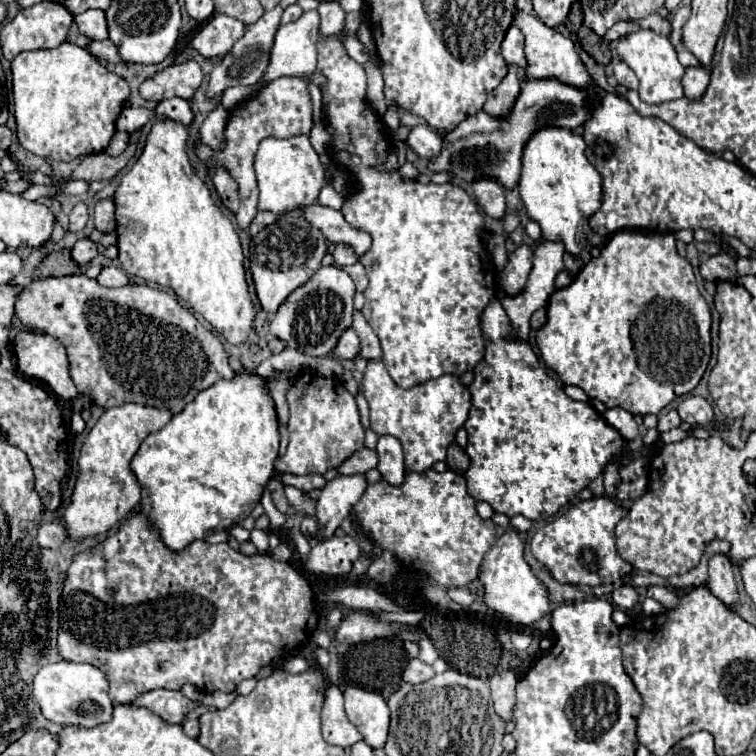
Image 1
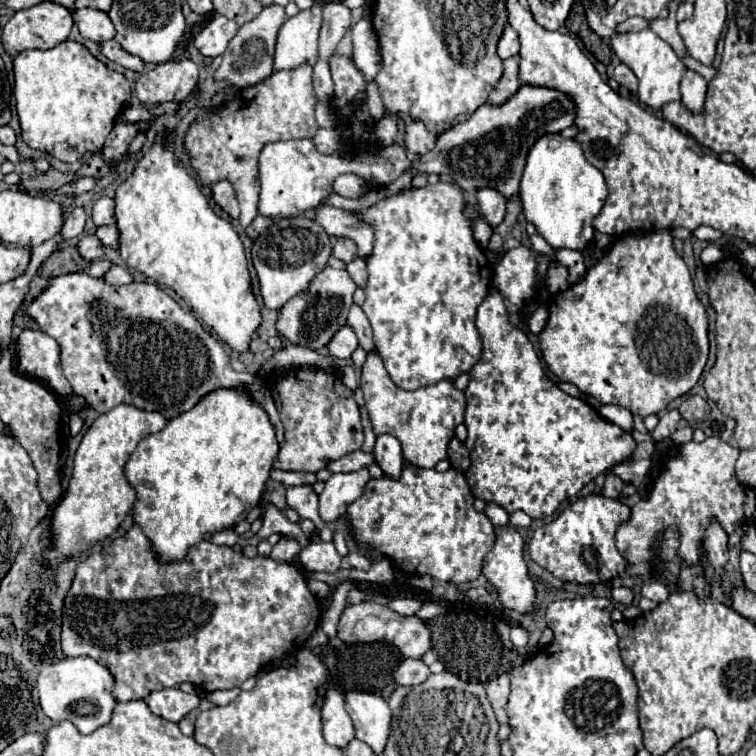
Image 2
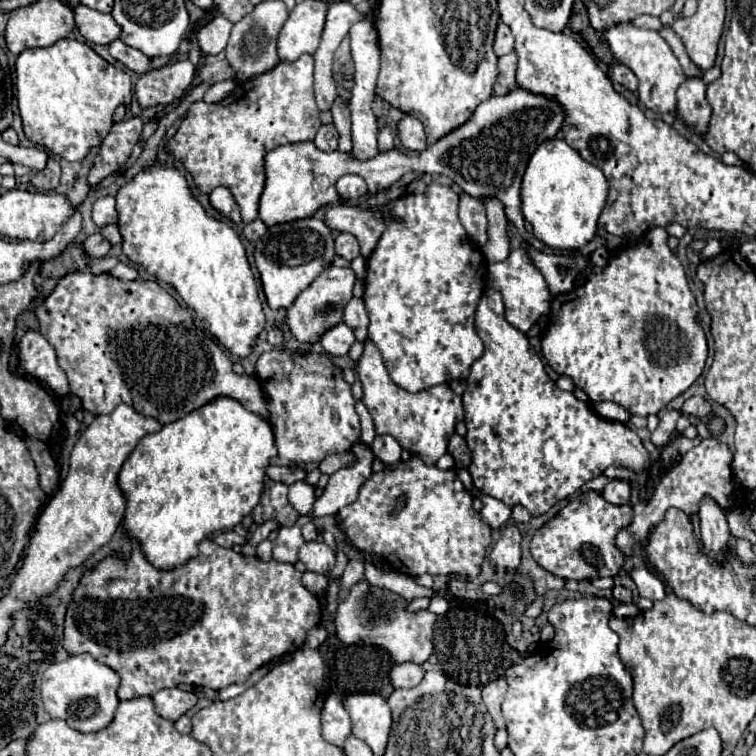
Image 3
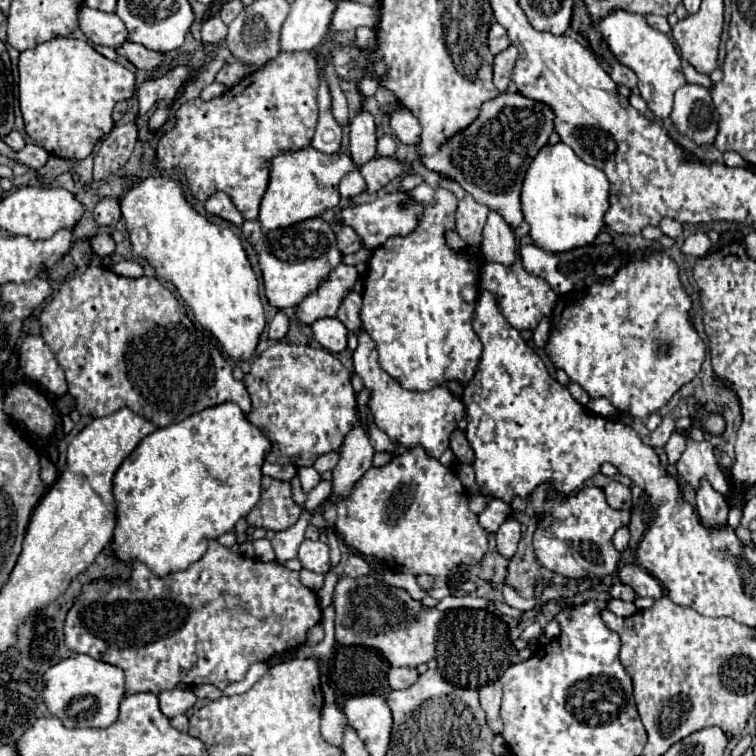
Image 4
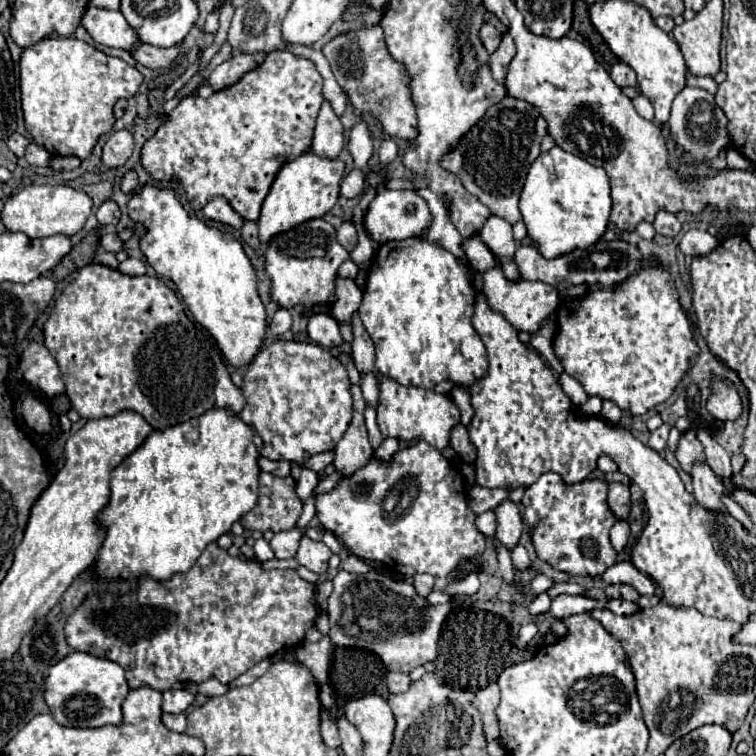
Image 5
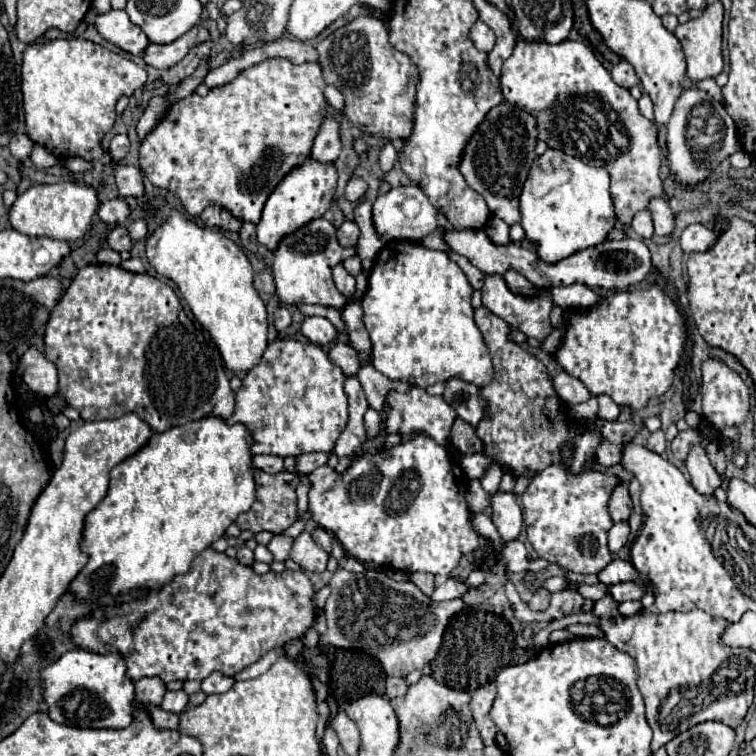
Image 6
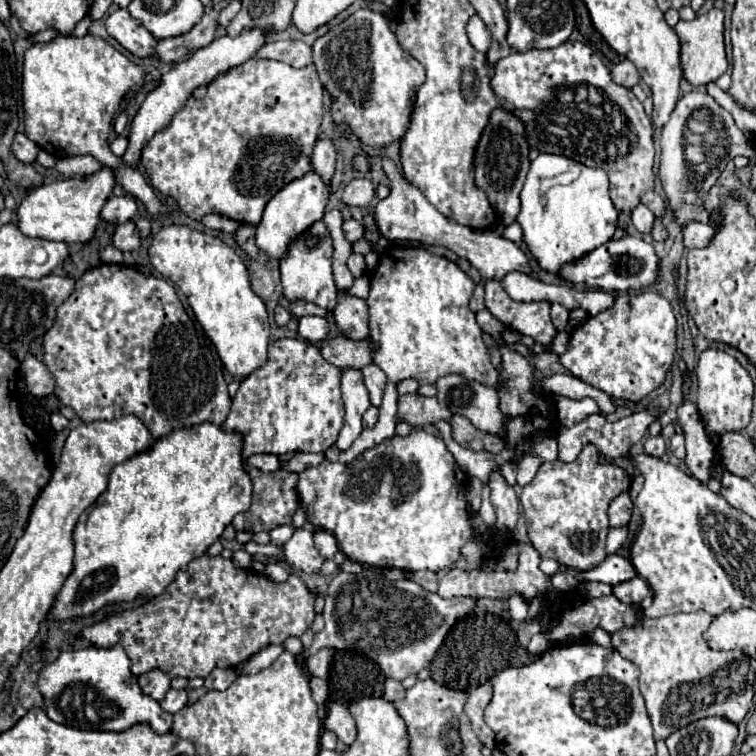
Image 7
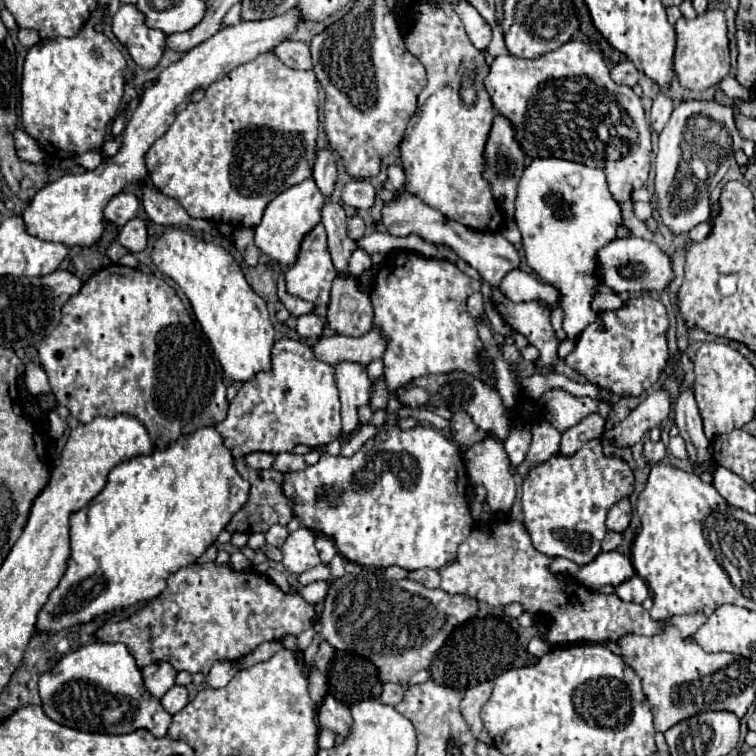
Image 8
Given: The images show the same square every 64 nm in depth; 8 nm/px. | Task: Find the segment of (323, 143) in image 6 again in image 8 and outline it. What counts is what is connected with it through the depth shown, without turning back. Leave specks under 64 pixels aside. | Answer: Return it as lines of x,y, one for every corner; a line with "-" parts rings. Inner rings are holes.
320,150
314,164
314,182
325,197
329,197
336,184
336,162
332,150

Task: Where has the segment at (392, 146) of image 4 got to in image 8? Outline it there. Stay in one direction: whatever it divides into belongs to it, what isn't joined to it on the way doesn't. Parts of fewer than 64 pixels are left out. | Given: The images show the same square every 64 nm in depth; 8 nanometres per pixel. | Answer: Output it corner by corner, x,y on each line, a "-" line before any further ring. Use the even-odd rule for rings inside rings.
388,166
388,180
402,190
402,198
400,200
392,200
390,204
384,206
382,210
382,218
384,218
384,226
388,228
388,232
392,236
408,236
408,234
418,234
422,236
426,242
434,242
434,244
446,244
450,246
462,260
466,260
472,268
476,268
480,272
480,276
492,286
496,288
500,284
500,280
504,278
504,274
508,274
510,270
518,268
520,264
520,256
516,252
516,248
500,234
500,232
478,232
478,230
470,230
454,220
444,218
440,212
432,210
430,206
426,206
420,198
404,192
404,170
400,166

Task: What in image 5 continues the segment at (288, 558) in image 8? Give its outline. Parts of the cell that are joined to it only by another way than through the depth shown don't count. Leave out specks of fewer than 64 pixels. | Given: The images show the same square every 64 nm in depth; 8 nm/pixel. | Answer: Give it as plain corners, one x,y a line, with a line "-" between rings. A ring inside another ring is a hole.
304,534
294,558
298,564
306,566
308,570
312,570
316,574
324,574
328,570
328,558
330,556
332,556
332,552
324,542
314,542

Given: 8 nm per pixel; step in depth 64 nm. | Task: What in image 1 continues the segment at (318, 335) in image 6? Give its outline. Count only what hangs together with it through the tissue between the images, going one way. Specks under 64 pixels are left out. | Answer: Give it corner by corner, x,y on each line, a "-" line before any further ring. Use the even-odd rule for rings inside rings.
352,328
344,330
344,334
338,338
332,354
340,360
352,360
356,354
360,352
360,344
358,344
358,336

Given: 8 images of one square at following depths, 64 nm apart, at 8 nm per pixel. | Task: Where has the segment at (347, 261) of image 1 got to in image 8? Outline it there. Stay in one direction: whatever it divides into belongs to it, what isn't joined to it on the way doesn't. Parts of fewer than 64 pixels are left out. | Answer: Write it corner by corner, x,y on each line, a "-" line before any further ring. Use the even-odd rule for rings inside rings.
352,216
350,220
348,220
348,236
352,238
352,240
360,240
362,236
364,236
364,220
360,218
360,216

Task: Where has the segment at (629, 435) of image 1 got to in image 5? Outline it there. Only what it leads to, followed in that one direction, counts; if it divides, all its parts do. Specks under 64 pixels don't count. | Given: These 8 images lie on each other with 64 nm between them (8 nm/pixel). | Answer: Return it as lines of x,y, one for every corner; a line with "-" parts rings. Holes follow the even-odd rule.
592,396
592,398
588,398
586,404
578,406
578,410
580,410
582,414
586,414
586,416
598,416
600,410
602,410
602,398

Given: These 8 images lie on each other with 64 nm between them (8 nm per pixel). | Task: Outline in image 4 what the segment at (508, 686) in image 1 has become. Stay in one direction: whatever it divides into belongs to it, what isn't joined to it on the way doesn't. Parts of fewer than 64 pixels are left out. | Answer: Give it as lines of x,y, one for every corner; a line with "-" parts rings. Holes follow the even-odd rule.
486,684
486,688
480,688
480,706
486,712
486,724
490,726
492,734
502,732
502,720
500,720
500,702
502,702
502,684

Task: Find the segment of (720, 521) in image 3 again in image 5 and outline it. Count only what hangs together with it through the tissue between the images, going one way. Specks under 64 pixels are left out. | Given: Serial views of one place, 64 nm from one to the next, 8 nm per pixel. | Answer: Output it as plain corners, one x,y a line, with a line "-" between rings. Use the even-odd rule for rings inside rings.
694,462
692,466
692,486
694,496
704,508
714,508
718,512
724,510
720,496
724,492
722,480
714,474
714,470
706,462

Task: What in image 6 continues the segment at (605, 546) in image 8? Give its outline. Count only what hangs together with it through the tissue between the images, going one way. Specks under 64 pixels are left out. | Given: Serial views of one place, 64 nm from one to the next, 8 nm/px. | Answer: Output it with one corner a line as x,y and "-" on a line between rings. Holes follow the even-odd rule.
618,522
618,524
614,524
612,528
610,528
610,532
608,532
608,550
612,552
612,554
616,554
622,546
624,546
624,542
628,540
628,526
624,524
624,522

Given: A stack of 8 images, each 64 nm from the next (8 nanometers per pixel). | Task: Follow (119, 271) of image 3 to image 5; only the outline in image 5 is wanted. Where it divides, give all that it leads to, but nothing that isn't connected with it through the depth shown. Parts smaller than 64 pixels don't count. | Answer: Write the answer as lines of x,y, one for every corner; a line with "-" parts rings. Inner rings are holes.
126,258
124,262
120,262
118,270
128,274
128,276
142,276
142,274
146,274
146,266
138,258

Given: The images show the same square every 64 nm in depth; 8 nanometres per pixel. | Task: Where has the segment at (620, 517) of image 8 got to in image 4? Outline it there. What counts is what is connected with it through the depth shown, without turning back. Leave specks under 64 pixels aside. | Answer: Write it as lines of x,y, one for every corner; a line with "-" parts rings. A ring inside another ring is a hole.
610,482
606,488
606,500
614,510
630,510
632,508
632,496
630,488
620,484
620,482

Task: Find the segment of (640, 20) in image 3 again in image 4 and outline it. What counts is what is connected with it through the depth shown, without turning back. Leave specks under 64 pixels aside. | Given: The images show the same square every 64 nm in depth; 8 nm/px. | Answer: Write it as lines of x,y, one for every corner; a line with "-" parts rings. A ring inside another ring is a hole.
648,14
648,16
646,16
646,20
648,20
648,24
650,24
652,28
656,28
656,30
660,30
660,32
664,32
664,34
668,34
668,32
672,30
672,26
668,24
668,20
666,20
664,16
654,16
654,14

